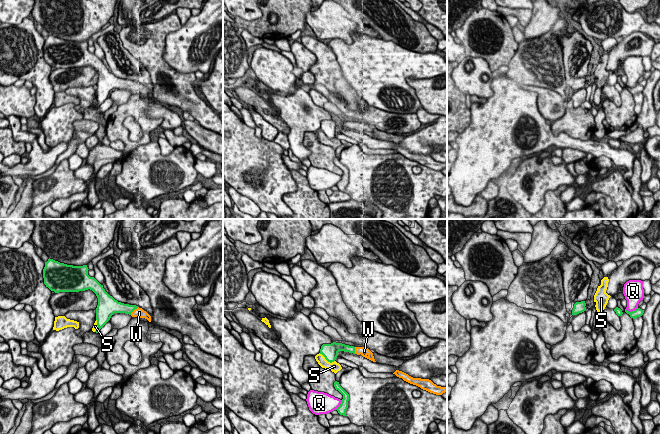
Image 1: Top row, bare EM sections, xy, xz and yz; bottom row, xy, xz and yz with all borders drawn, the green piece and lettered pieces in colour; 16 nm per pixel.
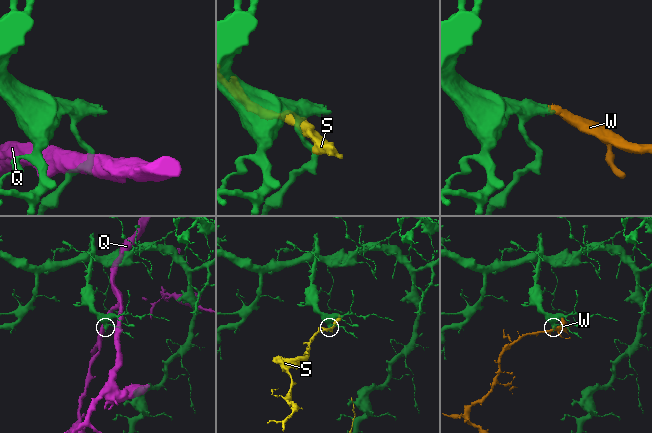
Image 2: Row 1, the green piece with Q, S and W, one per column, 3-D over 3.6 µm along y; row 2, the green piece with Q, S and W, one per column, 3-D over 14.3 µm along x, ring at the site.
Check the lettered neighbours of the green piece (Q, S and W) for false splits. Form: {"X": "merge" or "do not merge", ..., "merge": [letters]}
{"Q": "do not merge", "S": "do not merge", "W": "merge", "merge": ["W"]}

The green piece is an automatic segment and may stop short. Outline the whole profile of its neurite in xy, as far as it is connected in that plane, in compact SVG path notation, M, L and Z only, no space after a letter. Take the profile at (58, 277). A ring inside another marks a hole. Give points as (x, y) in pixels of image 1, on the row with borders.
M49 258L43 269L44 284L55 293L92 290L98 298L96 333L110 320L114 313L125 313L132 317L145 318L151 322L151 316L142 308L118 302L110 296L103 285L88 275L88 270L87 265L67 265Z

